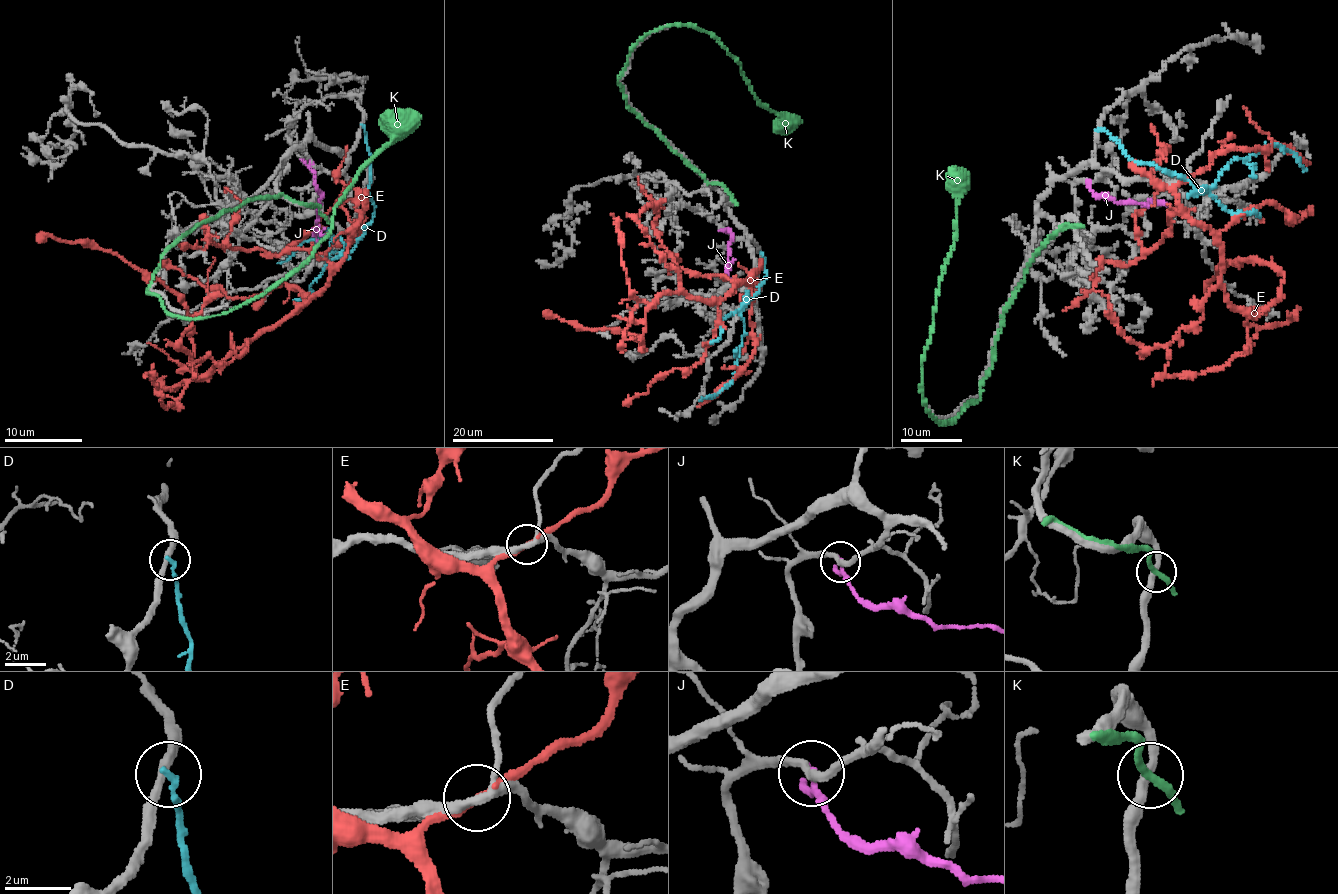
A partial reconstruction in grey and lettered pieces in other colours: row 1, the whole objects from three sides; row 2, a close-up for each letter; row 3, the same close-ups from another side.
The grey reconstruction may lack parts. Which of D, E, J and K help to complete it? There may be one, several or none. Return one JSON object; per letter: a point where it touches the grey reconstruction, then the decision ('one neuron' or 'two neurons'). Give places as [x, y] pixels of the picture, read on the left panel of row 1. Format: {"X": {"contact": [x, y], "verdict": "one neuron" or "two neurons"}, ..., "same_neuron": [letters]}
{"D": {"contact": [363, 125], "verdict": "two neurons"}, "E": {"contact": [351, 238], "verdict": "two neurons"}, "J": {"contact": [310, 162], "verdict": "two neurons"}, "K": {"contact": [321, 214], "verdict": "two neurons"}, "same_neuron": []}

